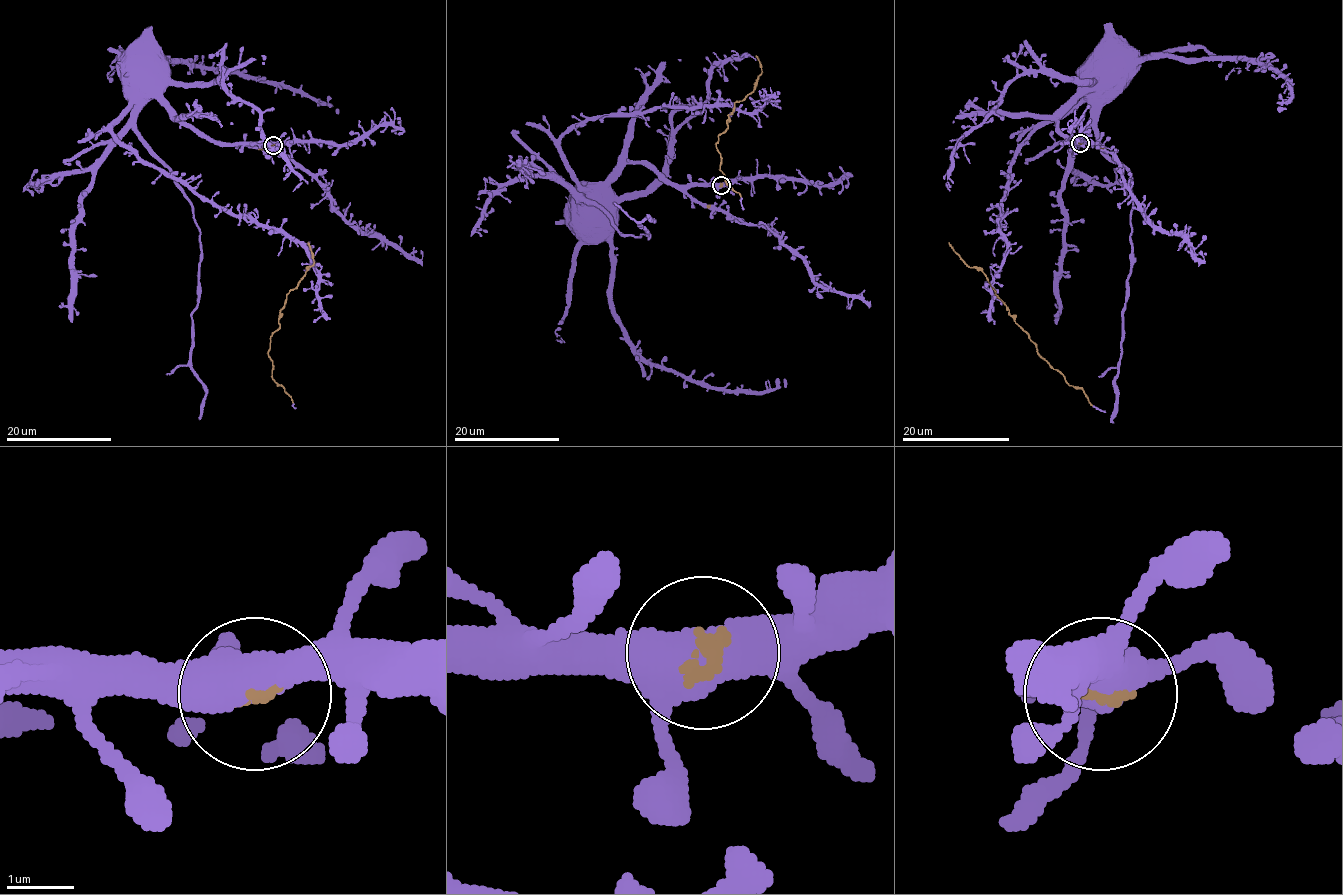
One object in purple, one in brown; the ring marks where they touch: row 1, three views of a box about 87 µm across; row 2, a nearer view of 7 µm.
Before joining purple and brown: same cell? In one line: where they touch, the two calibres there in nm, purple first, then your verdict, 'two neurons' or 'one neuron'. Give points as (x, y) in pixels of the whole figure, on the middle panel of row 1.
place (721, 185); calibres 460 and 150 nm; one neuron

